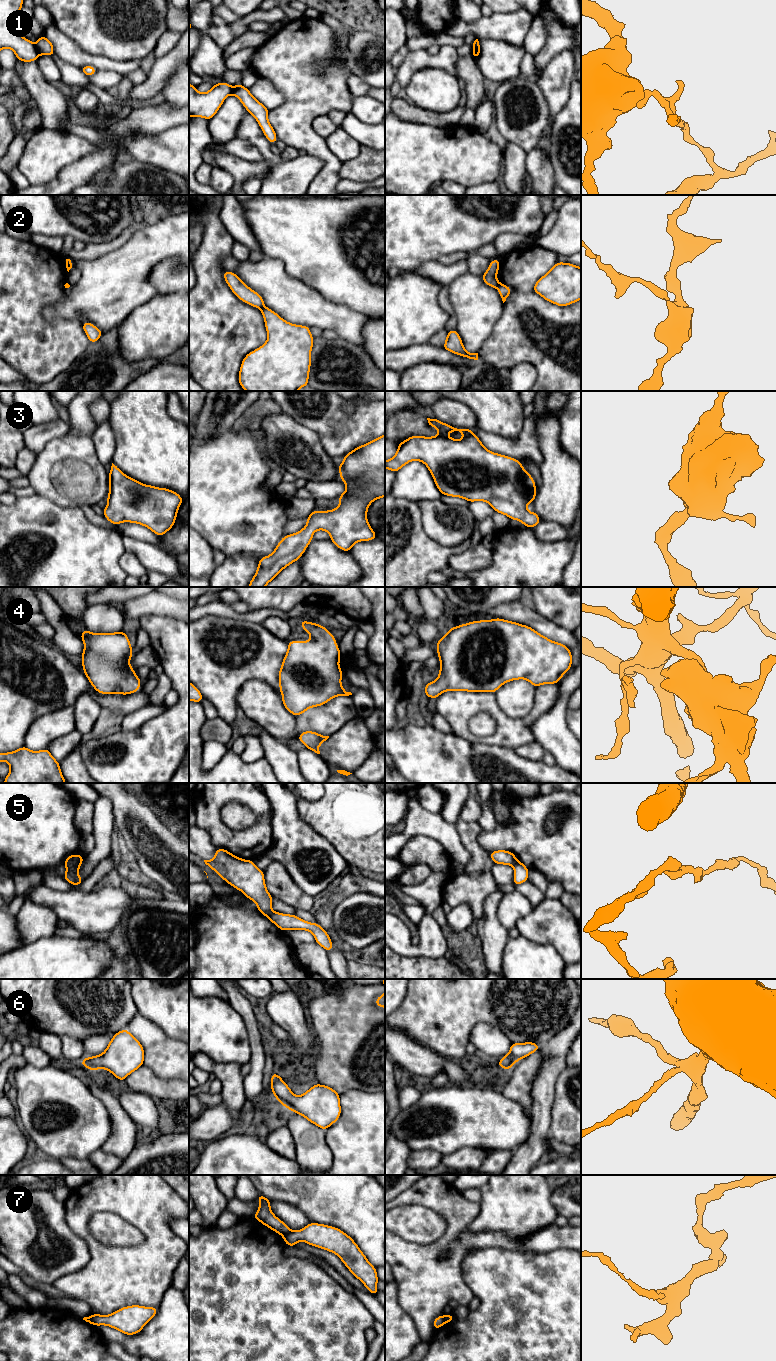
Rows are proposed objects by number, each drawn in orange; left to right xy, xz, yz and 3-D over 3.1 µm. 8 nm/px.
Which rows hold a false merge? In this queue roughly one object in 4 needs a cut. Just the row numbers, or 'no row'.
1, 2, 5, 7

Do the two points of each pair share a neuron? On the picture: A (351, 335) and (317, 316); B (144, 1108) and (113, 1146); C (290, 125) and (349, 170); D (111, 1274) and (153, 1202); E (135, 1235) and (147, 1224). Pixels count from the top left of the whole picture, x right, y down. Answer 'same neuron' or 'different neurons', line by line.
A: same neuron
B: different neurons
C: different neurons
D: same neuron
E: different neurons

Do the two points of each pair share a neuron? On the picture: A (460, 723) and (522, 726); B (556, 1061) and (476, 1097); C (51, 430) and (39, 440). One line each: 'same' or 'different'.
A: same
B: different
C: same

